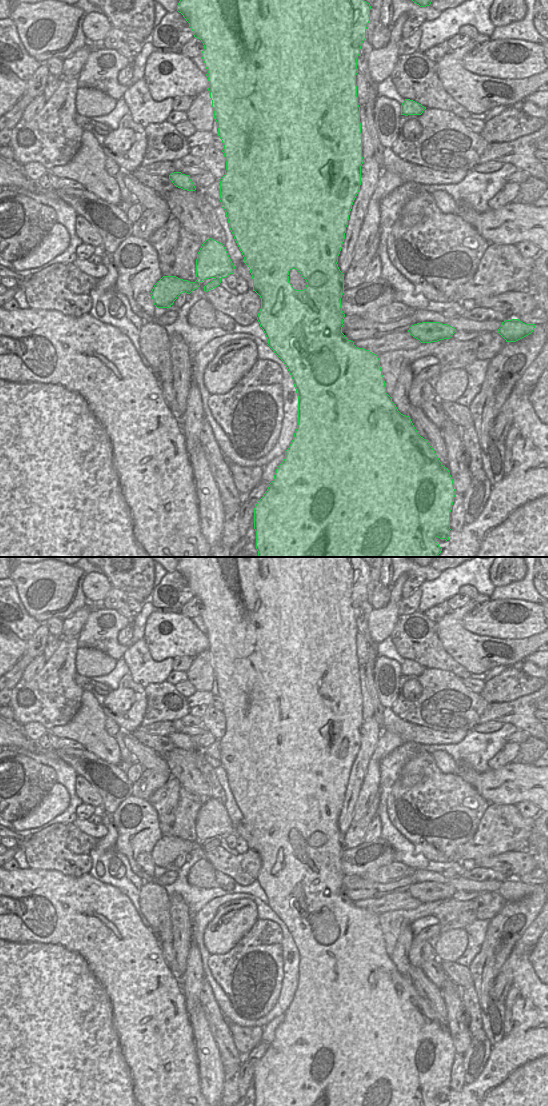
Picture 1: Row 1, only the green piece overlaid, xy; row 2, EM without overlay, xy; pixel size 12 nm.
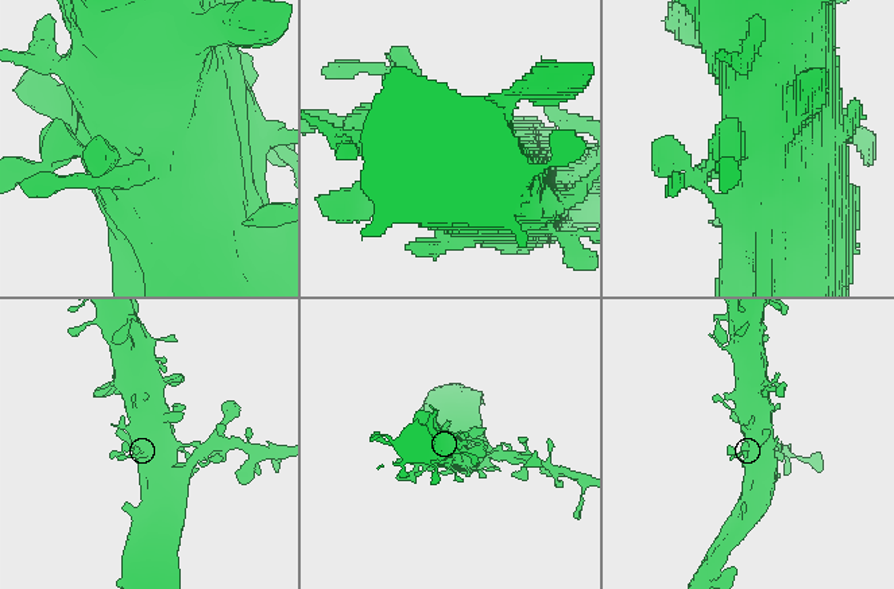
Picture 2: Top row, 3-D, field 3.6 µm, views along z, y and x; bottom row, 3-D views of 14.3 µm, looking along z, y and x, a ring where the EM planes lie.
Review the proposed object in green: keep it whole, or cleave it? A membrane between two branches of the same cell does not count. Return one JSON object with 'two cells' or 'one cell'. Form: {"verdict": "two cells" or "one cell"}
{"verdict": "one cell"}

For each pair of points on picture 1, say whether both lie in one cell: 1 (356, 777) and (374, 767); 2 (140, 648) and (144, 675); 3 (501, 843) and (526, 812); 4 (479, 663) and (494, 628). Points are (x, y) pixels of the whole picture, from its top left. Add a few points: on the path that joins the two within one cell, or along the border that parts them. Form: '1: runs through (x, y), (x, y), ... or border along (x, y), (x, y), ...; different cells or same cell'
1: border along (374, 749), (358, 793); different cells
2: runs through (145, 655), (146, 662), (144, 668); same cell
3: border along (514, 805), (523, 817), (533, 819); different cells
4: border along (467, 630), (479, 635), (513, 639); different cells

